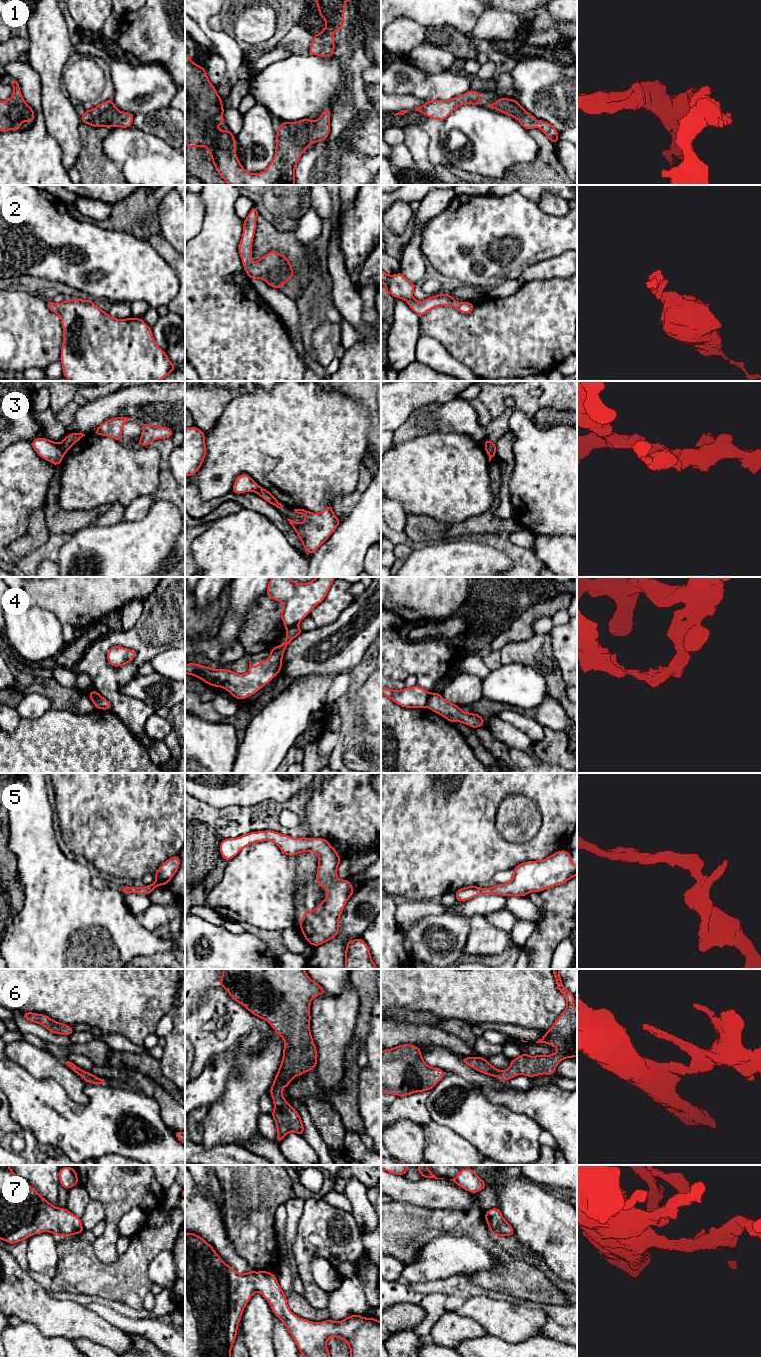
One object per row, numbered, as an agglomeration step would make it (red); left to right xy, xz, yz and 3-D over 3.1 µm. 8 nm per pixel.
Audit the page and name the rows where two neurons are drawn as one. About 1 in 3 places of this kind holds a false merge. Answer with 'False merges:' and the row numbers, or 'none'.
False merges: 3, 4

